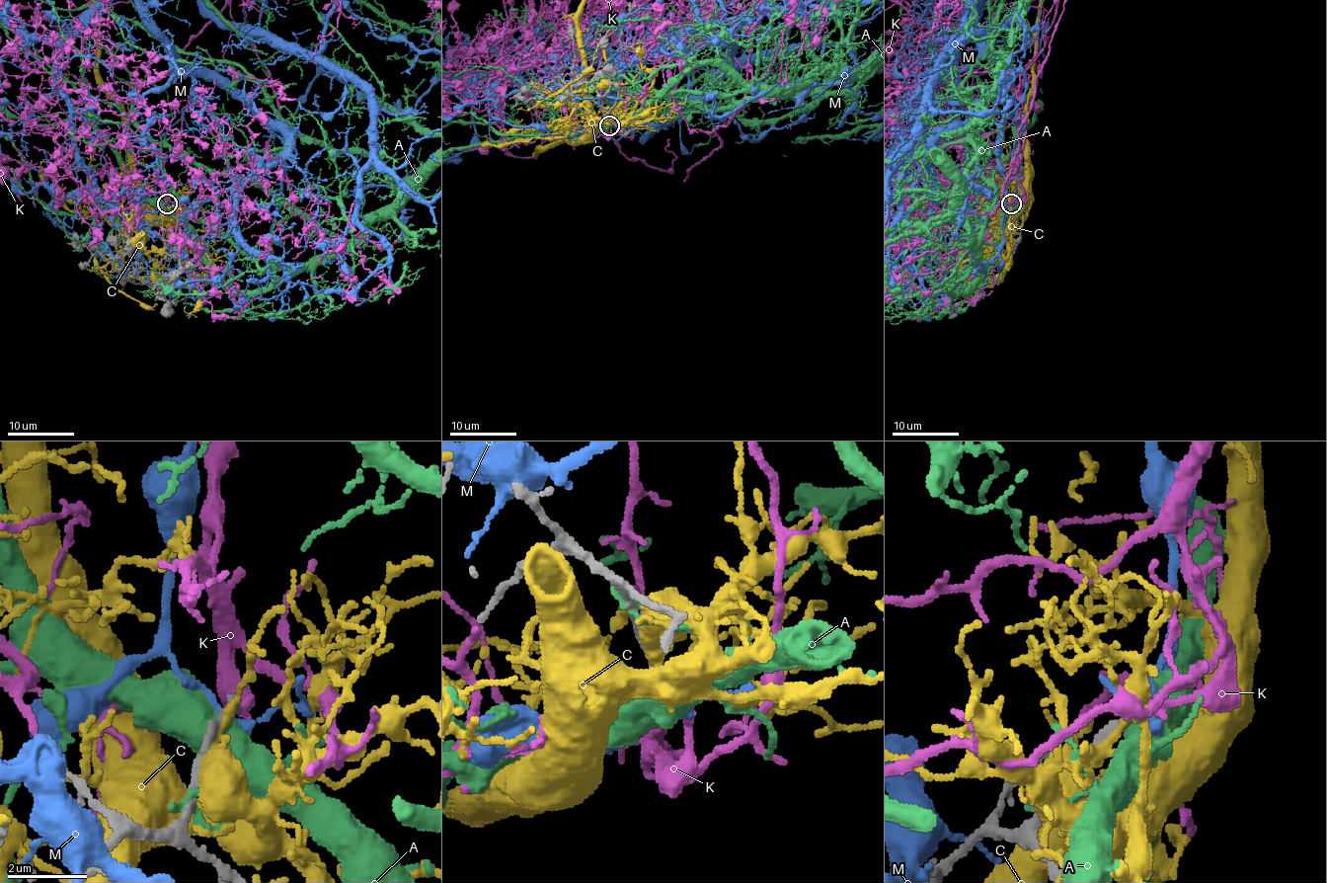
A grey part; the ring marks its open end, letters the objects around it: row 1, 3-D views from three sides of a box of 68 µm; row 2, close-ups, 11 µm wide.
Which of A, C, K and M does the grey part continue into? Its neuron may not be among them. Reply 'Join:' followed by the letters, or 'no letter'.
Join: K

